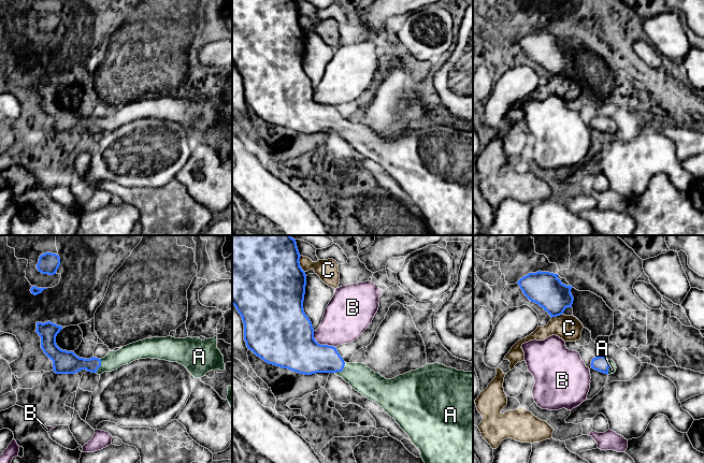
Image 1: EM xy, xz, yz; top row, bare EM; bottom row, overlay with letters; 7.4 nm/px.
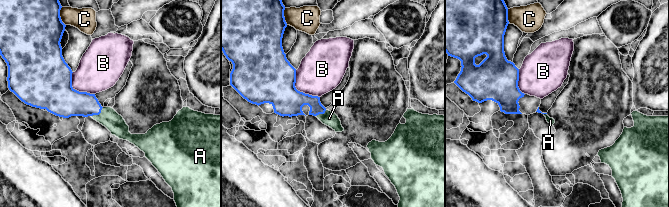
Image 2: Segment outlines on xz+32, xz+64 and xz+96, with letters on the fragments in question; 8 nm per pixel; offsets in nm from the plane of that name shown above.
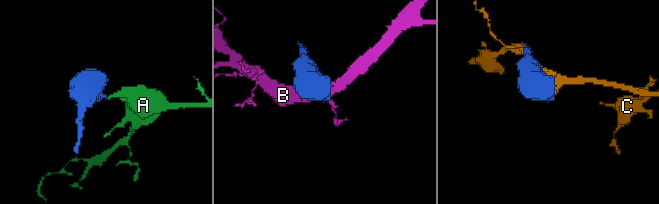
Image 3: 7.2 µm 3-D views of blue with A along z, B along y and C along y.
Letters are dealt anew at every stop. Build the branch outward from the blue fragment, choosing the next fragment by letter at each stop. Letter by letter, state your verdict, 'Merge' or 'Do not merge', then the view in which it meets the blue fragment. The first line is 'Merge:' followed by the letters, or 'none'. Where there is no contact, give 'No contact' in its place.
Merge: A
A: Merge. Touches blue in yz
B: Do not merge. Touches blue in xz
C: Do not merge. Touches blue in xz

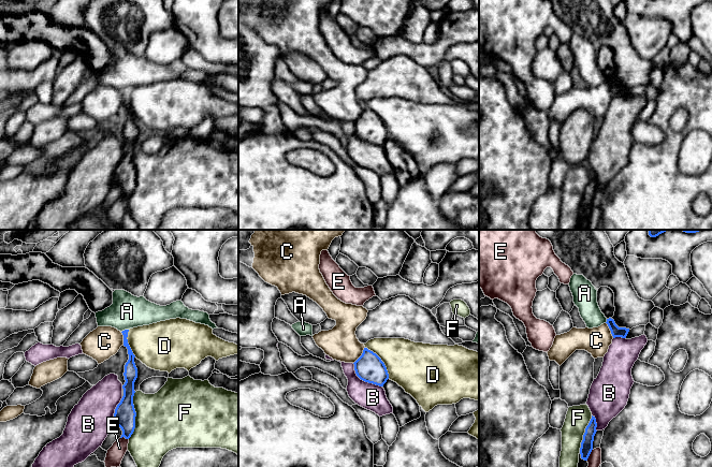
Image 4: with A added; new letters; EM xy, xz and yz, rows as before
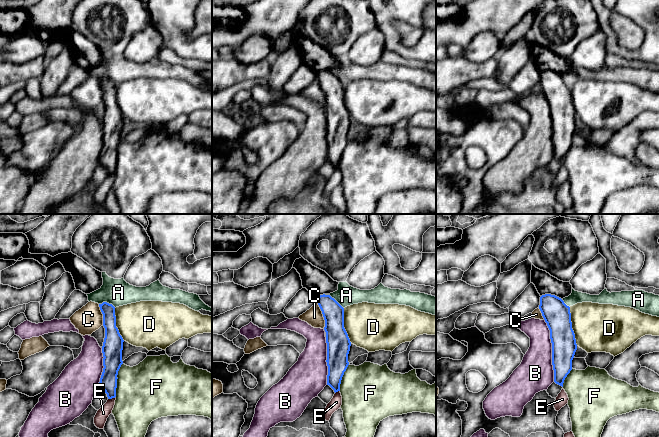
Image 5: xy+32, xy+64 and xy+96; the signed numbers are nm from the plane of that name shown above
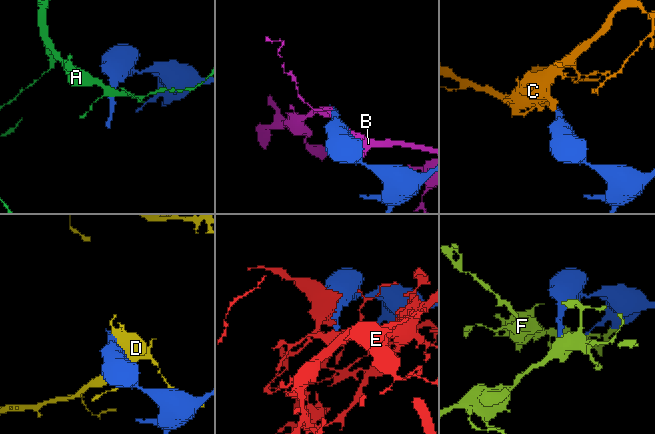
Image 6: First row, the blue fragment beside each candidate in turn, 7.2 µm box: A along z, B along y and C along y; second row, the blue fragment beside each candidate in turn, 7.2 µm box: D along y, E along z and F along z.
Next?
Merge: none
A: Do not merge. Touches blue in xy
B: Do not merge. Touches blue in xz
C: Do not merge. Touches blue in xz
D: Do not merge. Touches blue in xz
E: Do not merge. Touches blue in xy
F: Do not merge. Touches blue in xy

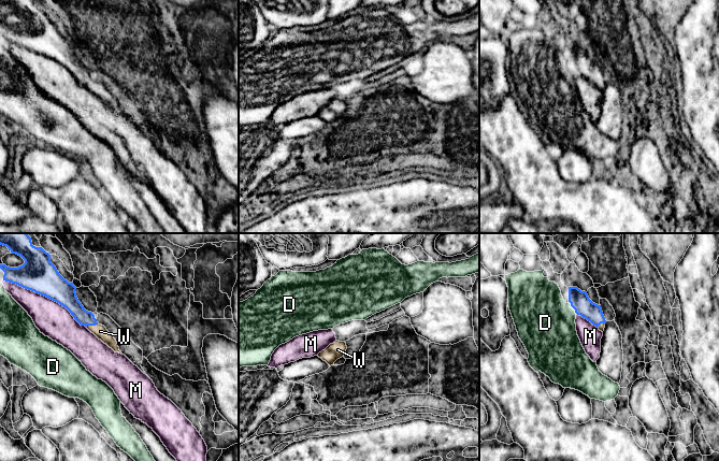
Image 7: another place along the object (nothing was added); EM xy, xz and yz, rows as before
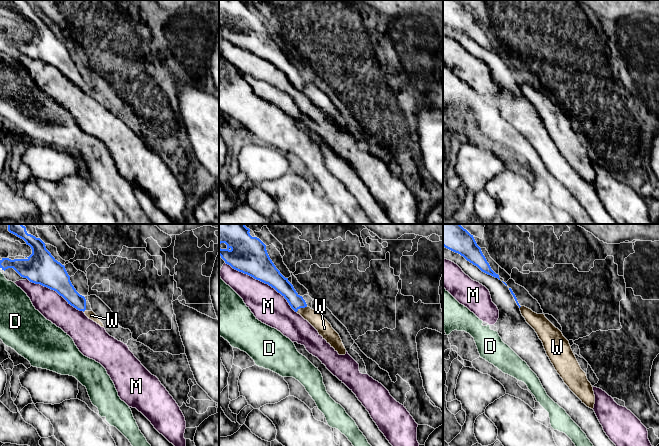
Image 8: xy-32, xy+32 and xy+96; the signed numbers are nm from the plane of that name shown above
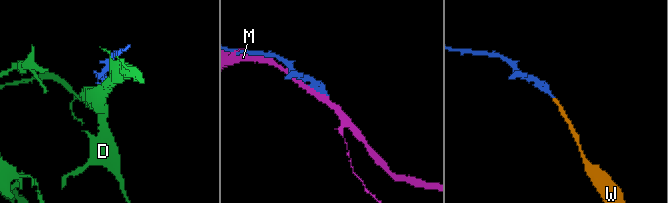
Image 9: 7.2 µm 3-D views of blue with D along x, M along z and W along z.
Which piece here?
Merge: W
D: Do not merge. Touches blue in yz
M: Do not merge. Touches blue in xy
W: Merge. Touches blue in xy

